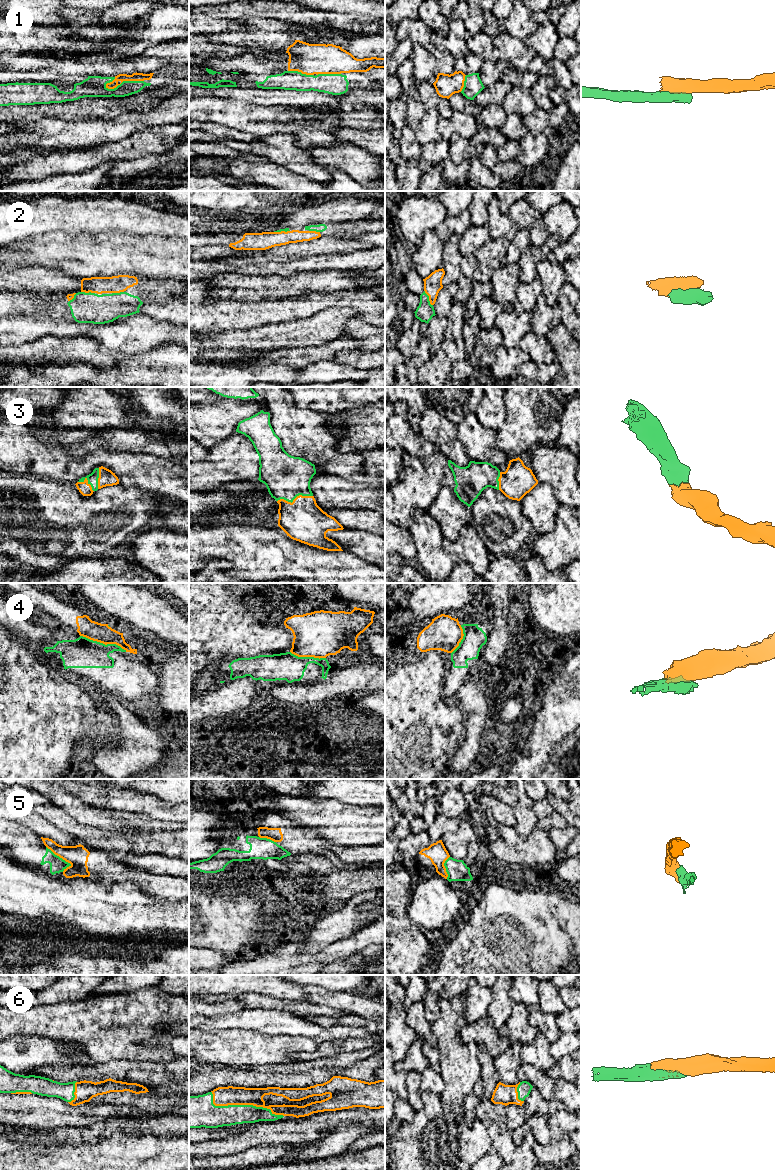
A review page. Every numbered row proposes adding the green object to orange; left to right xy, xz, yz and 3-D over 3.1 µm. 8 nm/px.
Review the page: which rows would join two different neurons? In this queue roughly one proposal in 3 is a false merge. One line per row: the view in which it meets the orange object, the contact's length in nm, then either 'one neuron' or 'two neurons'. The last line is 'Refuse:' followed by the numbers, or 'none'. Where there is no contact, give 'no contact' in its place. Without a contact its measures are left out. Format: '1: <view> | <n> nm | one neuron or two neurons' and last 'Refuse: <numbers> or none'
1: xy | 320 nm | two neurons
2: yz | 140 nm | one neuron
3: xz | 300 nm | one neuron
4: xy | 400 nm | two neurons
5: xy | 260 nm | two neurons
6: xz | 600 nm | one neuron
Refuse: 1, 4, 5

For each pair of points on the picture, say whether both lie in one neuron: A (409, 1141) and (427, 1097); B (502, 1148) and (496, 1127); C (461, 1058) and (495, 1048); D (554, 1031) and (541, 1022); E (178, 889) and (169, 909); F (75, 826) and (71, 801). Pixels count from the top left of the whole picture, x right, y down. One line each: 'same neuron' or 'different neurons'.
A: same neuron
B: same neuron
C: different neurons
D: same neuron
E: different neurons
F: different neurons

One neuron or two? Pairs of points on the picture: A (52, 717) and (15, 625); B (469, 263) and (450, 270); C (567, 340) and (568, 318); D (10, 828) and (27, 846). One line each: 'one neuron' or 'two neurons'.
A: one neuron
B: two neurons
C: two neurons
D: one neuron

